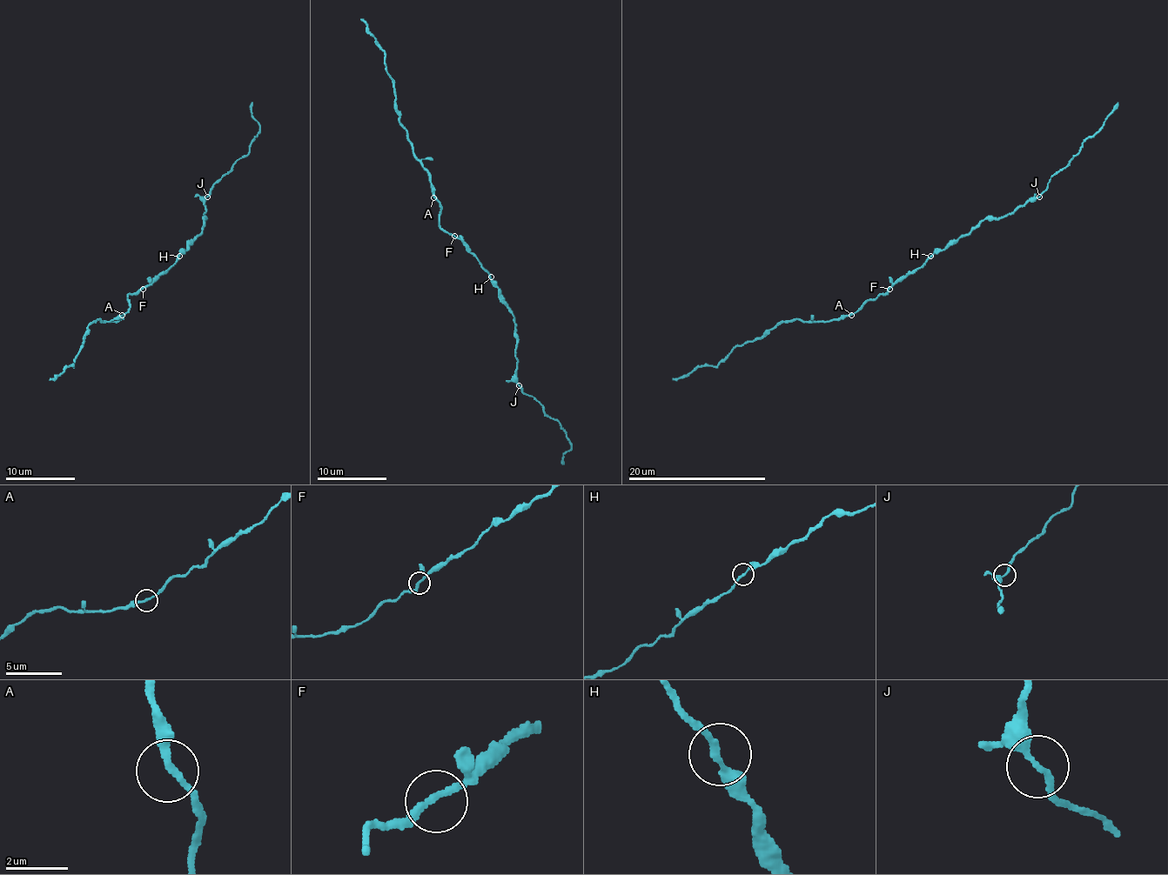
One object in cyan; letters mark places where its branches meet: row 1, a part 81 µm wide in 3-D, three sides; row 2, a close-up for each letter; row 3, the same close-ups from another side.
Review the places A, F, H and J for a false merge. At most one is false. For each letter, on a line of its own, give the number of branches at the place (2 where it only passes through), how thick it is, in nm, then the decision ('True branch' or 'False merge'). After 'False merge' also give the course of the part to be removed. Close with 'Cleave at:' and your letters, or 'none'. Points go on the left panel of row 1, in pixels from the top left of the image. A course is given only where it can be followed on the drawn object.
A: Branches: 2. Thickness 200 nm. True branch
F: Branches: 2. Thickness 200 nm. True branch
H: Branches: 2. Thickness 190 nm. True branch
J: Branches: 2. Thickness 200 nm. True branch
Cleave at: none

